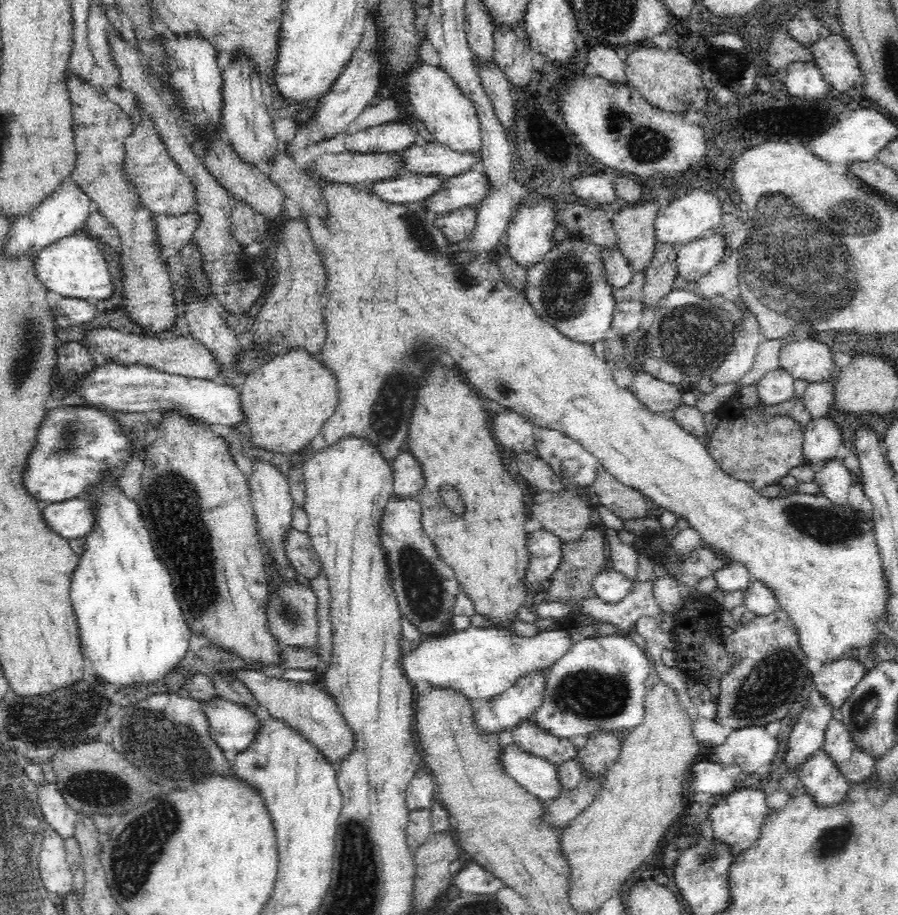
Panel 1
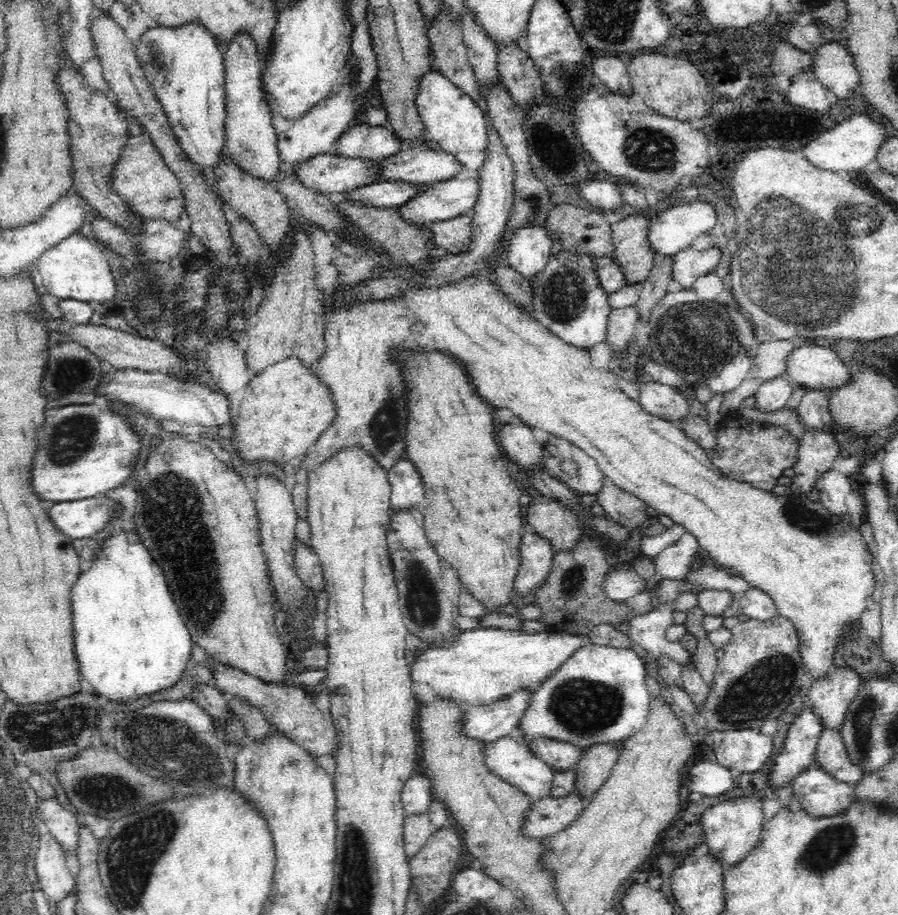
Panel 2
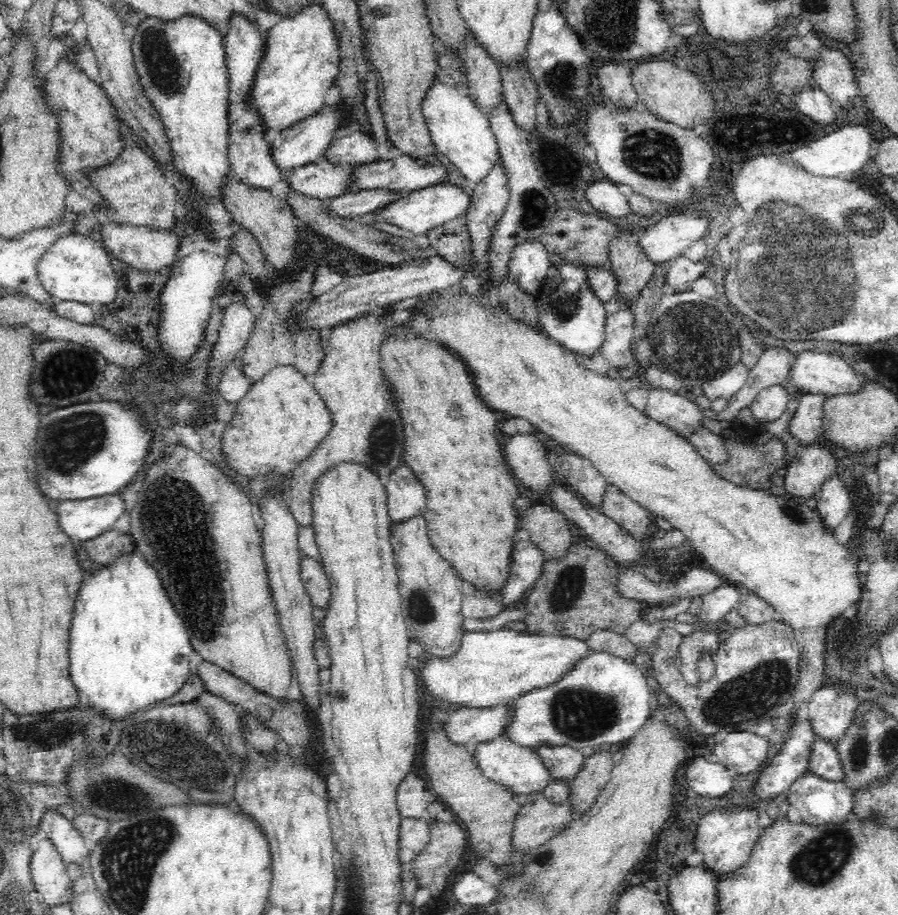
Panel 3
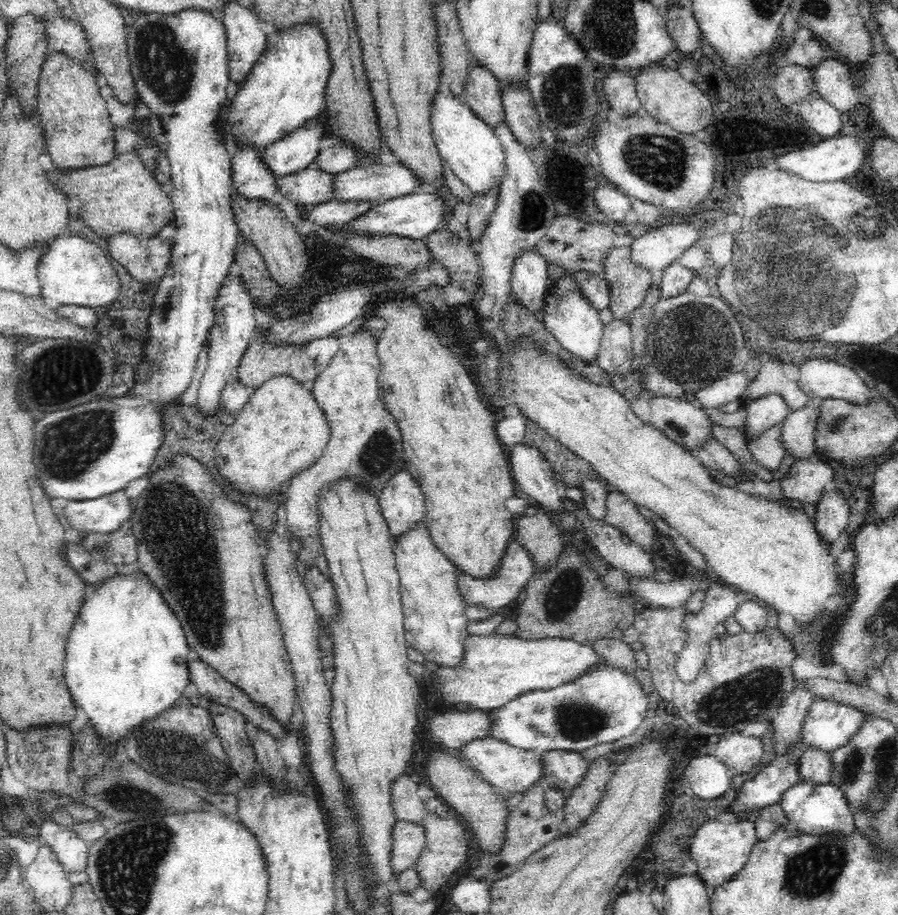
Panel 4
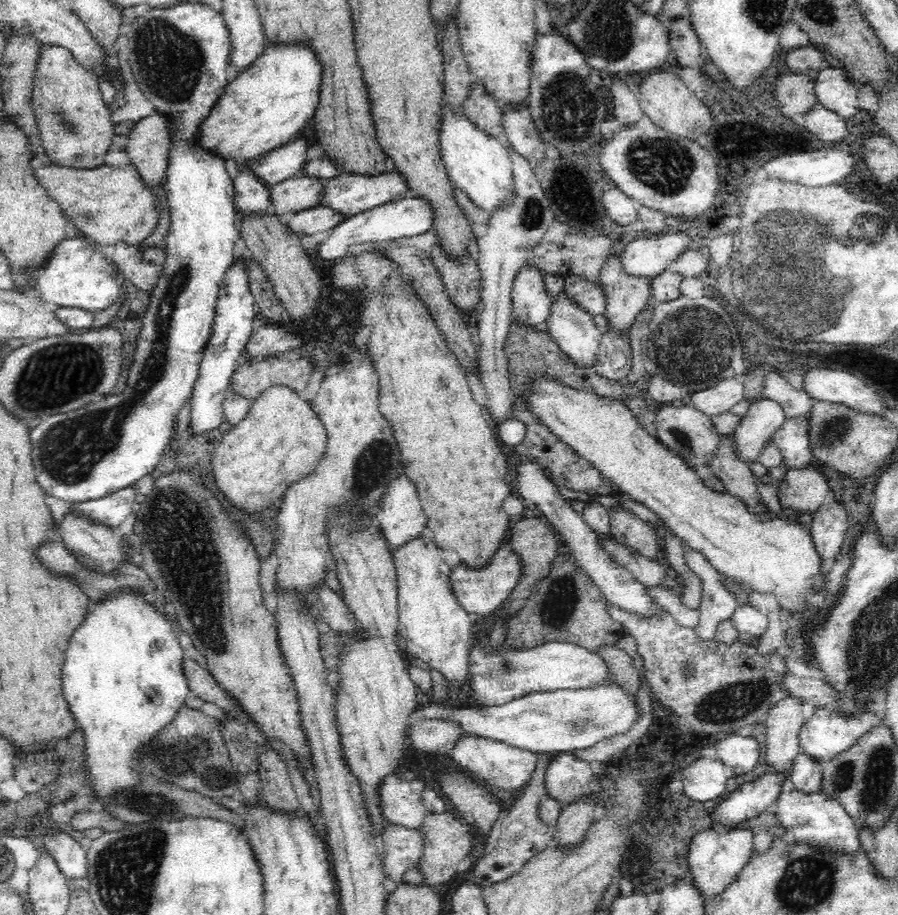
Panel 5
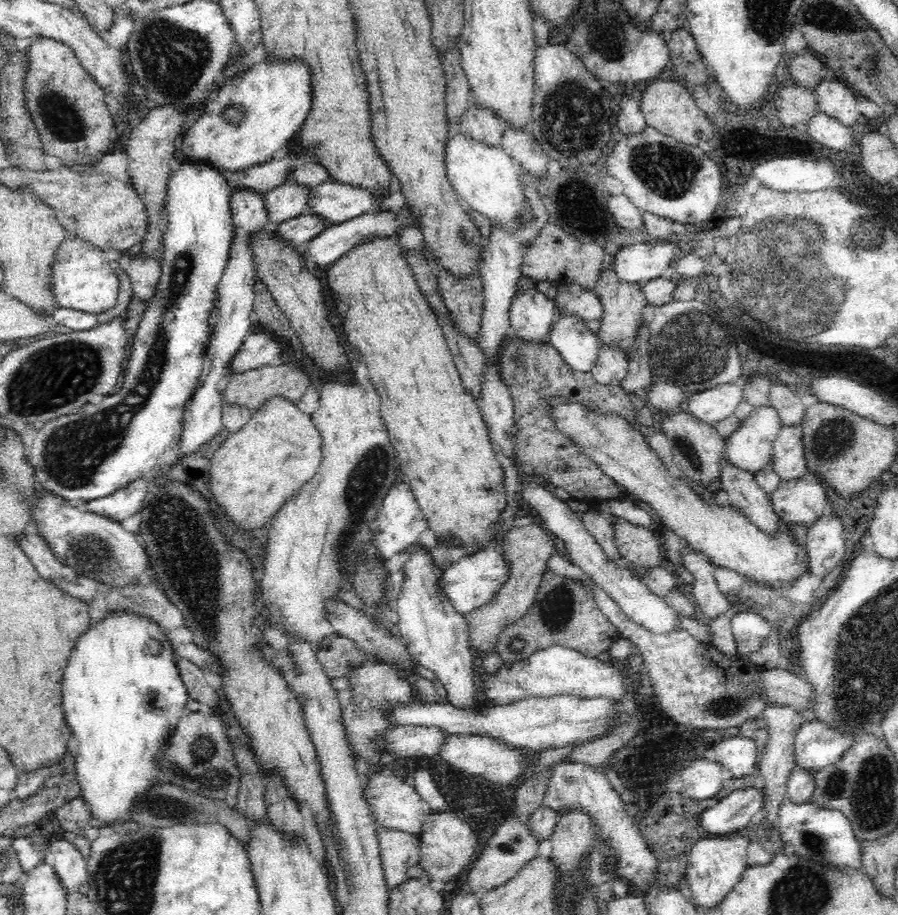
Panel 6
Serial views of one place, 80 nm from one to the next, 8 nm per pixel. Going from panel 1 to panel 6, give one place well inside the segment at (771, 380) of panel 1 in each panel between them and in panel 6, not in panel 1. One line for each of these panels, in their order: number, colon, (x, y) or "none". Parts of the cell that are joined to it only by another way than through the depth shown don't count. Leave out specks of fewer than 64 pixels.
2: (772, 395)
3: (770, 402)
4: (767, 410)
5: (764, 417)
6: (751, 444)

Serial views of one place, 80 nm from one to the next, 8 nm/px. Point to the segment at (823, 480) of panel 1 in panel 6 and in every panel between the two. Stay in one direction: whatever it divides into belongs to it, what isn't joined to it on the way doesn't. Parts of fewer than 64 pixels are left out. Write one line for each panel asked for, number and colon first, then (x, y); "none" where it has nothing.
2: (833, 486)
3: (833, 502)
4: (831, 518)
5: (830, 522)
6: (825, 540)

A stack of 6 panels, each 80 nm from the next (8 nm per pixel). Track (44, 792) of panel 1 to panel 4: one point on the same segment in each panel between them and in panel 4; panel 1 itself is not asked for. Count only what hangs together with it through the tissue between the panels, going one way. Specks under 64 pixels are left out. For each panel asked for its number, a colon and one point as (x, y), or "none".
2: (62, 824)
3: (68, 840)
4: (72, 850)

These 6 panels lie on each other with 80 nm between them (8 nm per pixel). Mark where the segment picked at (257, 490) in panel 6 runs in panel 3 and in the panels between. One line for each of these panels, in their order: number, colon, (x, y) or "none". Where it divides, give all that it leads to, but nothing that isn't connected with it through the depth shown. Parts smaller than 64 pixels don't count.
3: (282, 417)
4: (281, 429)
5: (281, 438)

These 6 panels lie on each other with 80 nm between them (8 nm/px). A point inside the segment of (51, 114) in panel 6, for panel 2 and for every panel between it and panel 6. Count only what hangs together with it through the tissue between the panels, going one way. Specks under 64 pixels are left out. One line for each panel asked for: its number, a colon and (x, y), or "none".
2: (98, 128)
3: (91, 136)
4: (80, 135)
5: (76, 129)

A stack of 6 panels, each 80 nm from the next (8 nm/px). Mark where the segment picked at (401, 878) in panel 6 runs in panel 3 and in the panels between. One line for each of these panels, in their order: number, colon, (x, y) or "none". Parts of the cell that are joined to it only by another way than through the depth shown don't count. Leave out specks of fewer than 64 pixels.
3: (414, 833)
4: (409, 842)
5: (404, 846)

